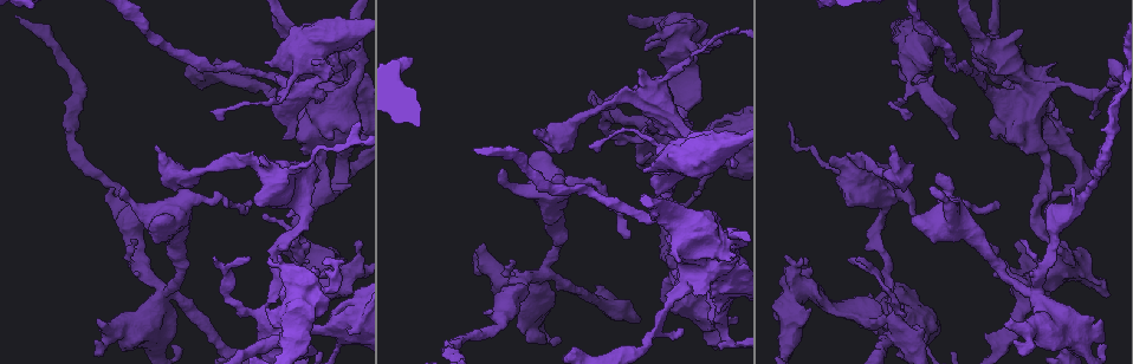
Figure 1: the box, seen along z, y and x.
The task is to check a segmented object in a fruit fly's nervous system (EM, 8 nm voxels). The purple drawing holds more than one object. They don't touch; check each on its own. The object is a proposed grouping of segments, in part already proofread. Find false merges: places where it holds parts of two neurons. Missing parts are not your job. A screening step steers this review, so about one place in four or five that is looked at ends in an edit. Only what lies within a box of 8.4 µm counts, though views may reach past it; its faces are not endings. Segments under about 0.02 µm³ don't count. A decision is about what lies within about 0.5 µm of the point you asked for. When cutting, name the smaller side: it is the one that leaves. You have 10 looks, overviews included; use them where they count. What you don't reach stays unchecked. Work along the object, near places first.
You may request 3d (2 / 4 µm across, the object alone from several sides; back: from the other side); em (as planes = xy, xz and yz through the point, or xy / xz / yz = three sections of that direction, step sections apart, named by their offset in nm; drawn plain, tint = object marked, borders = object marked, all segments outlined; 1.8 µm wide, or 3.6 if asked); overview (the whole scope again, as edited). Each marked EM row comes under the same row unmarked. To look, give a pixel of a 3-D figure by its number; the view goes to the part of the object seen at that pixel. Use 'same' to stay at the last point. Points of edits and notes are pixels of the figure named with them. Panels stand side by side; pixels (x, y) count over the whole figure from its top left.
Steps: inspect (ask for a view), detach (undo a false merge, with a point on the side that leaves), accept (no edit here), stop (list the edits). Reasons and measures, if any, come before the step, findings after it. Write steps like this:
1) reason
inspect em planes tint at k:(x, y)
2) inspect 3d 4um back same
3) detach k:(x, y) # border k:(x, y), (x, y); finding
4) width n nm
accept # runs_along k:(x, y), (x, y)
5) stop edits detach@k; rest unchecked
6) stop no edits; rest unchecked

abrupt turn
inspect em 3.6um xz step 8 tint at 1:(317, 66)

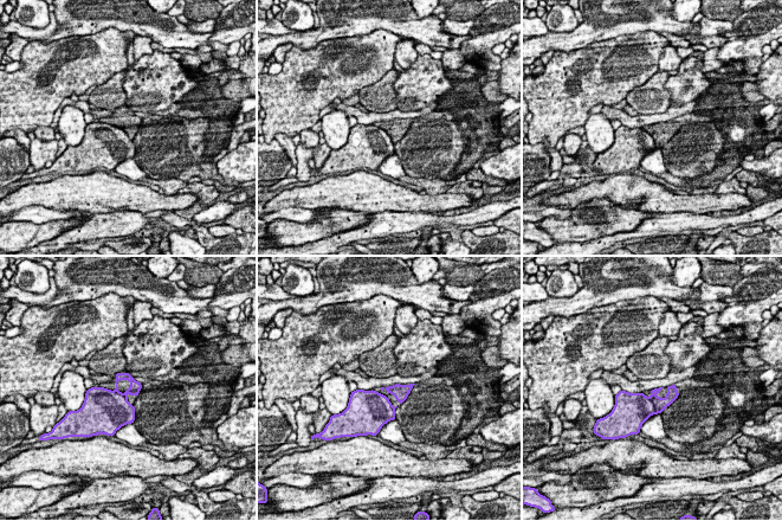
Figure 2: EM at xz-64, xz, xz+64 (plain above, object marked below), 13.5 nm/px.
cut it another way
inspect em 3.6um planes tint same

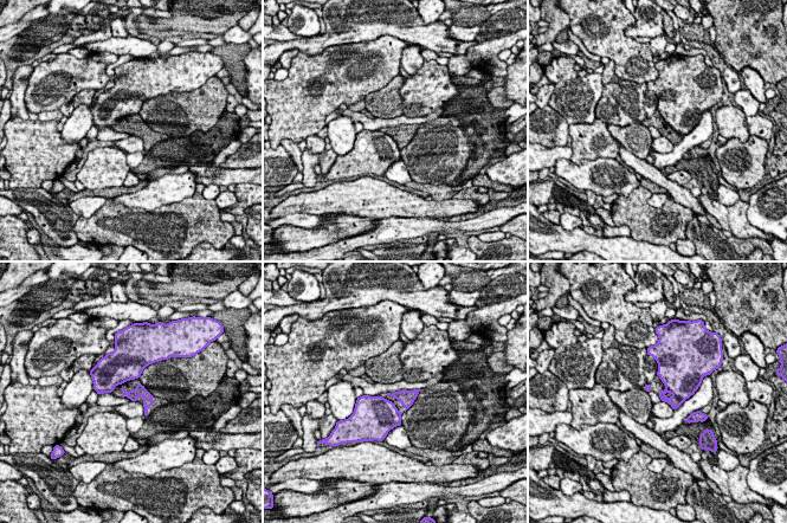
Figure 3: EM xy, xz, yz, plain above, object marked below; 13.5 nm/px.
detach 3:(676, 402) # border 3:(675, 395), (683, 400); a second neuron is stuck on

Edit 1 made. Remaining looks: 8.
abrupt turn
inspect em planes tint at 1:(723, 271)

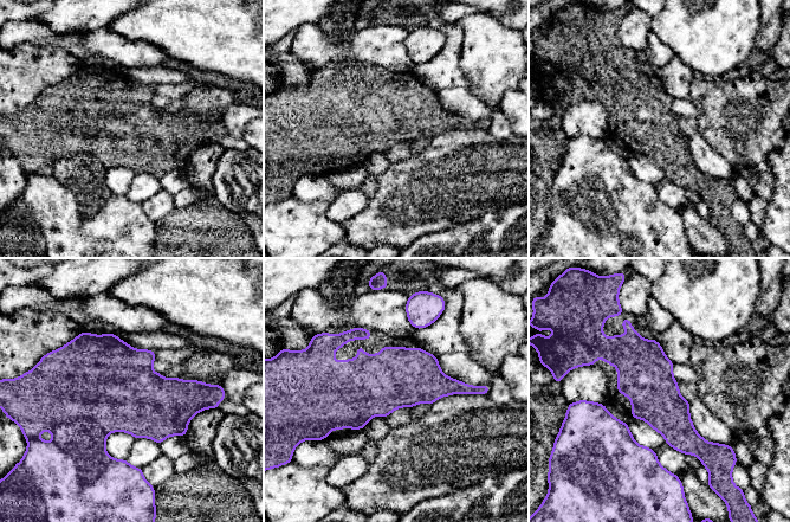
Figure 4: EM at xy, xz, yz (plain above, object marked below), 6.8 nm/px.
detach 4:(120, 497) # a second neuron is stuck on

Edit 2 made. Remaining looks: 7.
touches itself
inspect 3d 2um at 1:(335, 194)

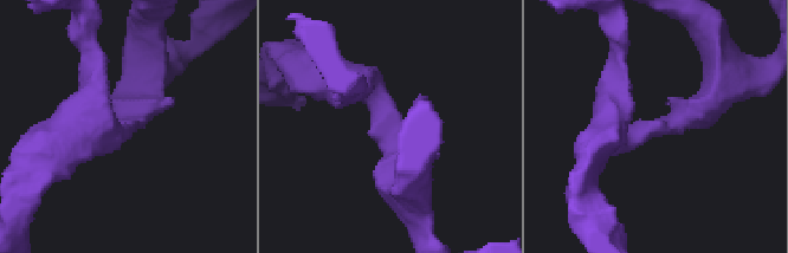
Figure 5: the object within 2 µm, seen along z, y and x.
shape alone is not enough
inspect em yz step 8 tint at 5:(630, 132)

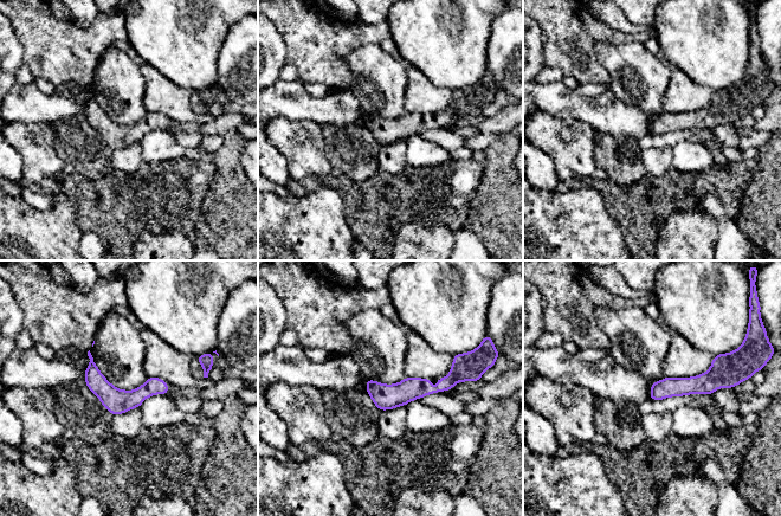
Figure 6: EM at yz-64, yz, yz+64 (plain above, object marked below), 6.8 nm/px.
another direction
inspect em planes tint same

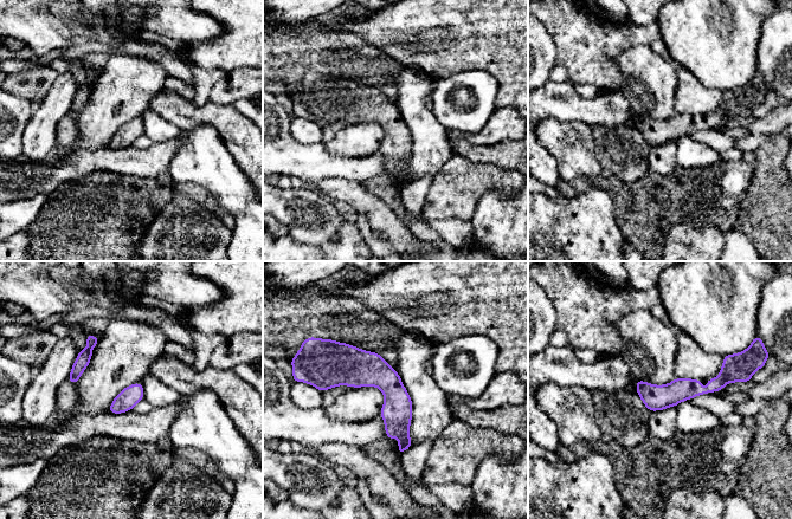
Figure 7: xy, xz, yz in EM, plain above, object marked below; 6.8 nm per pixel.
width 140 nm
accept # runs_along 7:(326, 381), (377, 376), (407, 443); all the same neuron

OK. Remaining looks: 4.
looks like a crossing
inspect em 3.6um planes tint at 1:(541, 274)

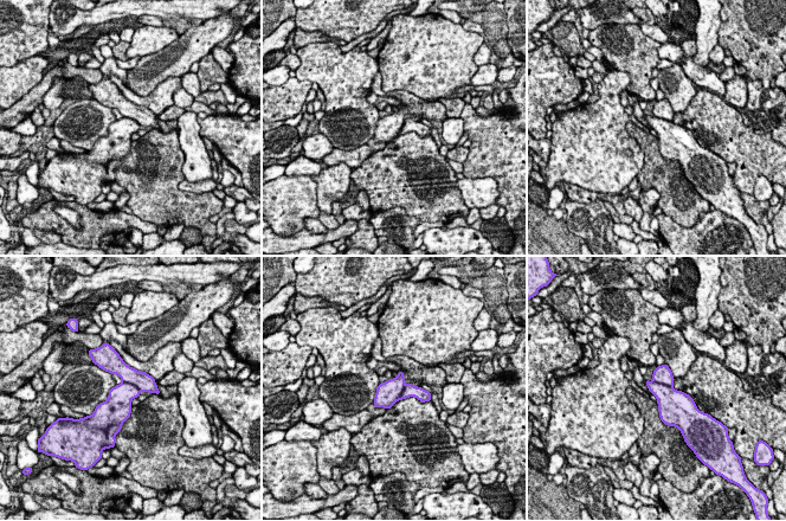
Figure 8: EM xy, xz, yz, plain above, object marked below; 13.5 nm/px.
width 320 nm
detach 8:(662, 374) # border 8:(654, 380), (671, 386); two neurons meet here

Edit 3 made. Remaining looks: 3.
stop edits detach@3, detach@4, detach@8; rest unchecked

